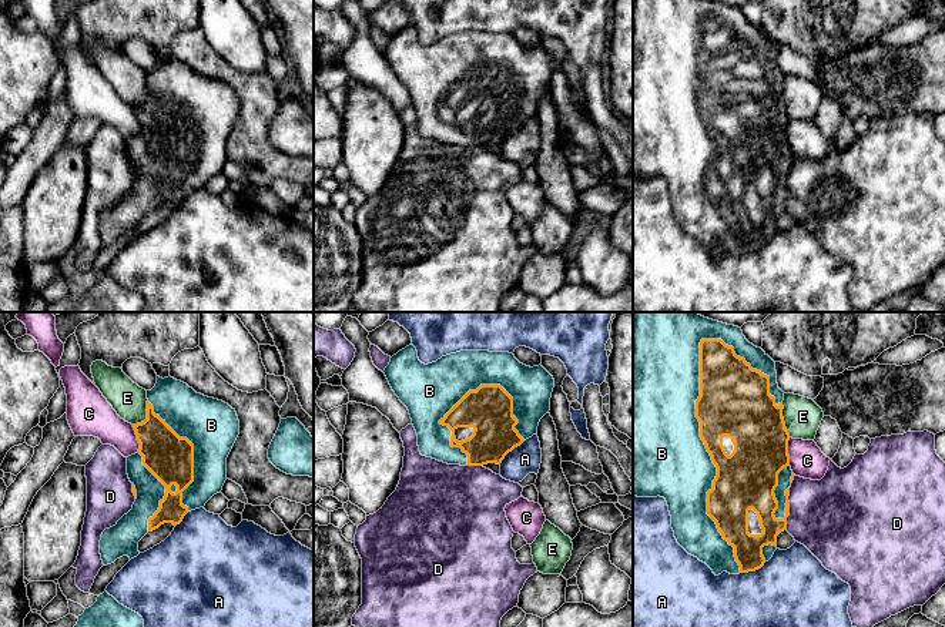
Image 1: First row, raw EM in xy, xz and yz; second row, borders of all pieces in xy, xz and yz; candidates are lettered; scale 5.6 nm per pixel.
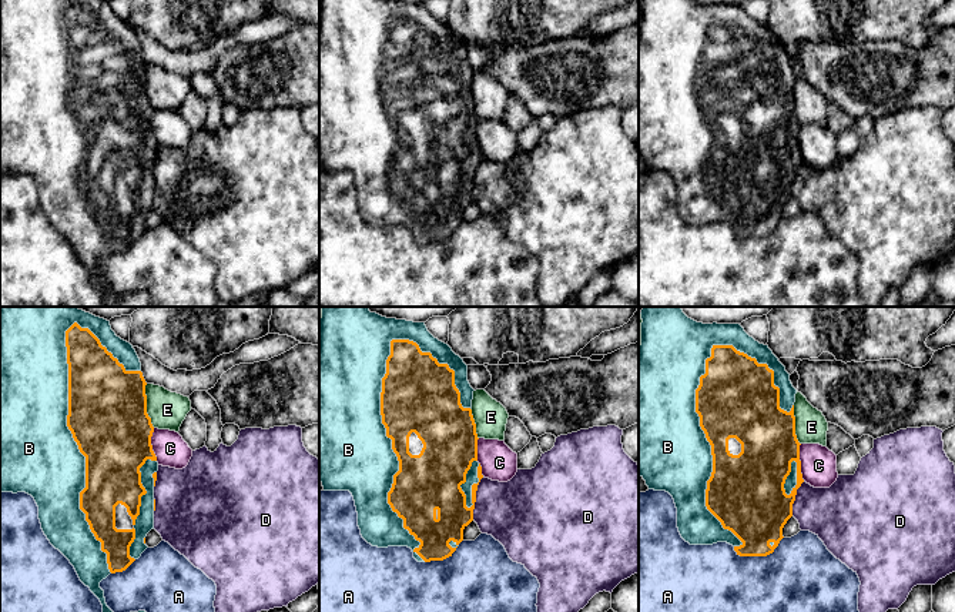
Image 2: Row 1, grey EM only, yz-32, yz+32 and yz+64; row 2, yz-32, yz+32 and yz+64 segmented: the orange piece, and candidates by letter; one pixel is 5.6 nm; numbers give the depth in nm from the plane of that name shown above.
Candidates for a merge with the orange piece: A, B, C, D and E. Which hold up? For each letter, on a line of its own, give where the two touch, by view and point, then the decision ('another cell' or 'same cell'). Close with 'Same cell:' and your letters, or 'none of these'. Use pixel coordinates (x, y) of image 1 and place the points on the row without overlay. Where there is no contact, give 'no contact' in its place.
A: xz (510, 131) | another cell
B: yz (710, 136) | same cell
C: yz (787, 133) | another cell
D: yz (788, 190) | another cell
E: yz (783, 100) | another cell
Same cell: B

